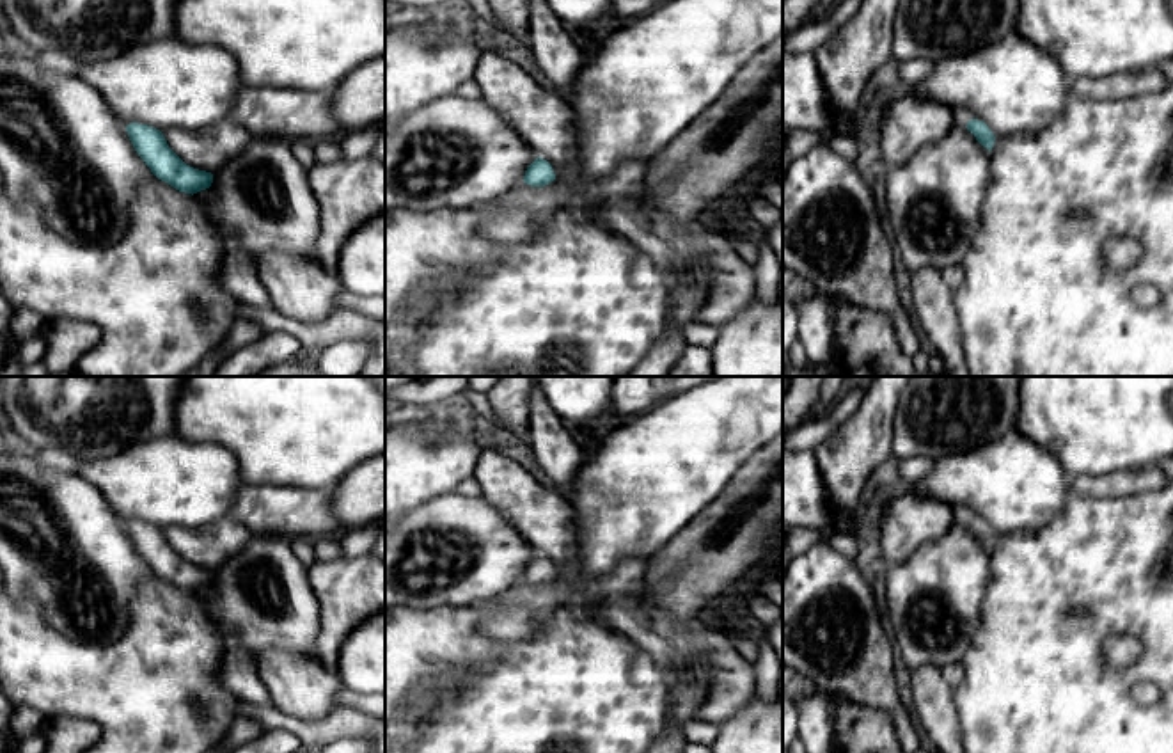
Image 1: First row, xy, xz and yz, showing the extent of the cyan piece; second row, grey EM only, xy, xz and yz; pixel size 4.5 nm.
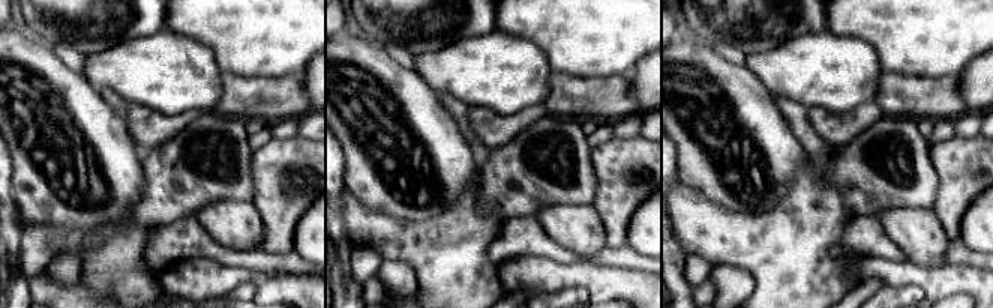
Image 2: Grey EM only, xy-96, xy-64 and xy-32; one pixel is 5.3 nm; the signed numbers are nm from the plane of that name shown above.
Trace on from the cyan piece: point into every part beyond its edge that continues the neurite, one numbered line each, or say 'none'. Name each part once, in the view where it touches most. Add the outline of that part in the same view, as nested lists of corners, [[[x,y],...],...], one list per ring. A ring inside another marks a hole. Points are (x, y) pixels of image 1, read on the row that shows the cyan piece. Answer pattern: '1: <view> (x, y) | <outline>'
1: yz (960, 116) | [[[951,107],[949,110],[951,110],[951,115],[953,115],[955,124],[960,124],[964,128],[967,126],[967,123],[971,119],[981,121],[978,115],[974,115],[971,110],[967,110],[964,107]]]

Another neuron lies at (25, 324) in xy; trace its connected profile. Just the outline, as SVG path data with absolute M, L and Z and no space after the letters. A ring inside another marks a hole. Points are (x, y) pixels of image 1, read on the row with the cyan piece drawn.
M16 309L11 318L11 334L25 341L35 334L41 334L44 329L44 320L30 309Z

